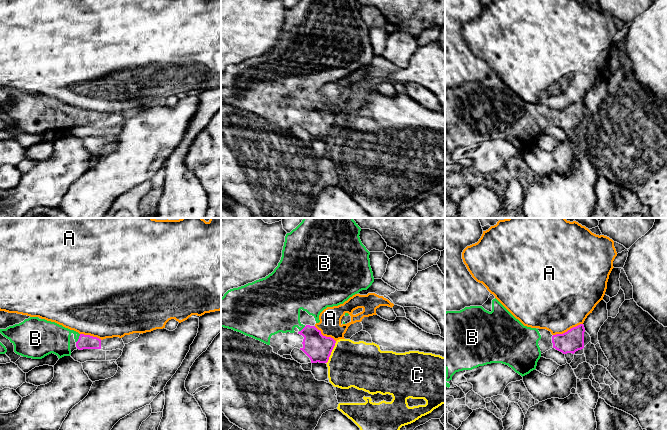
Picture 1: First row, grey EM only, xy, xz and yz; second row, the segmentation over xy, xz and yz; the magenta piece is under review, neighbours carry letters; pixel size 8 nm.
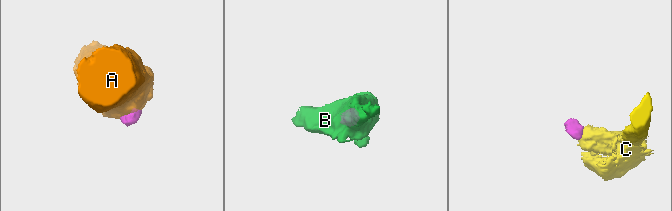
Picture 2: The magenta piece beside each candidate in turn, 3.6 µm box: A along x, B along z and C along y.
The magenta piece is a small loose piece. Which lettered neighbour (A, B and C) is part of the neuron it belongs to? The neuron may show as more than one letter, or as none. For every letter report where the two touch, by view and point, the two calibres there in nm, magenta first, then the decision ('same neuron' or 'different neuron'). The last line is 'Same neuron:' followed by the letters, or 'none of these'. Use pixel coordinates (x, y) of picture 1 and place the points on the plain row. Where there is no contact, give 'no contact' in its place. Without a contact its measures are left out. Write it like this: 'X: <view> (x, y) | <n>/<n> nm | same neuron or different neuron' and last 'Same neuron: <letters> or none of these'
A: yz (568, 106) | 180/480 nm | different neuron
B: xy (79, 114) | 110/260 nm | same neuron
C: xz (331, 127) | 220/360 nm | different neuron
Same neuron: B

